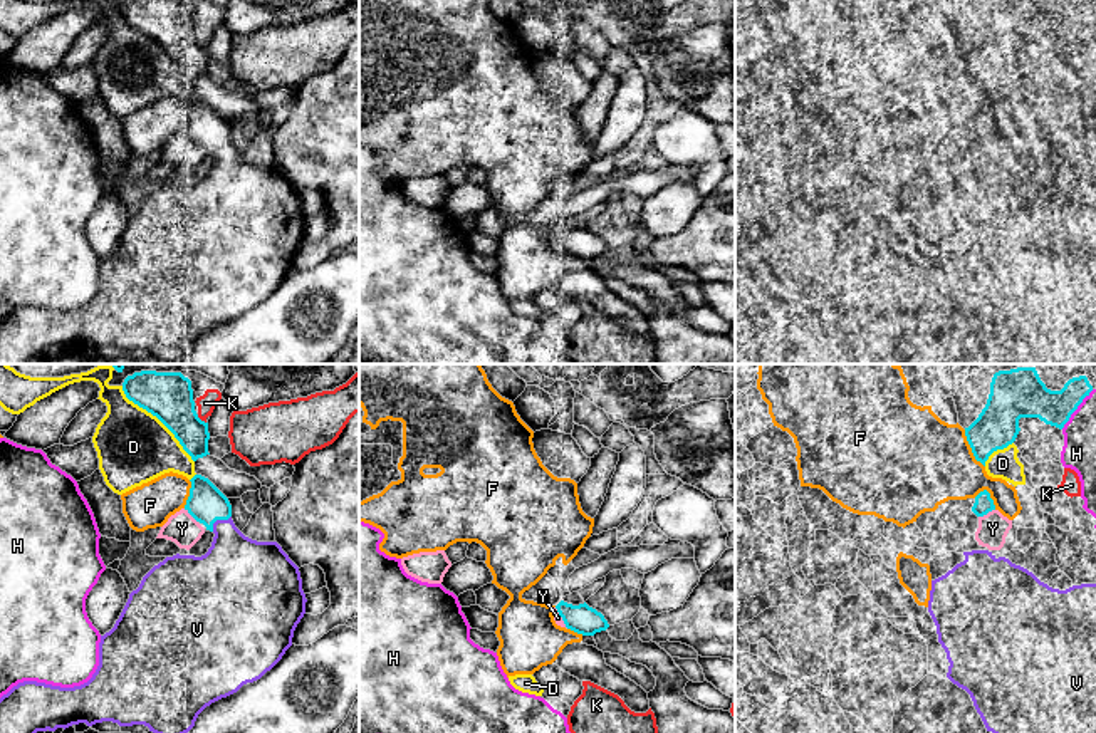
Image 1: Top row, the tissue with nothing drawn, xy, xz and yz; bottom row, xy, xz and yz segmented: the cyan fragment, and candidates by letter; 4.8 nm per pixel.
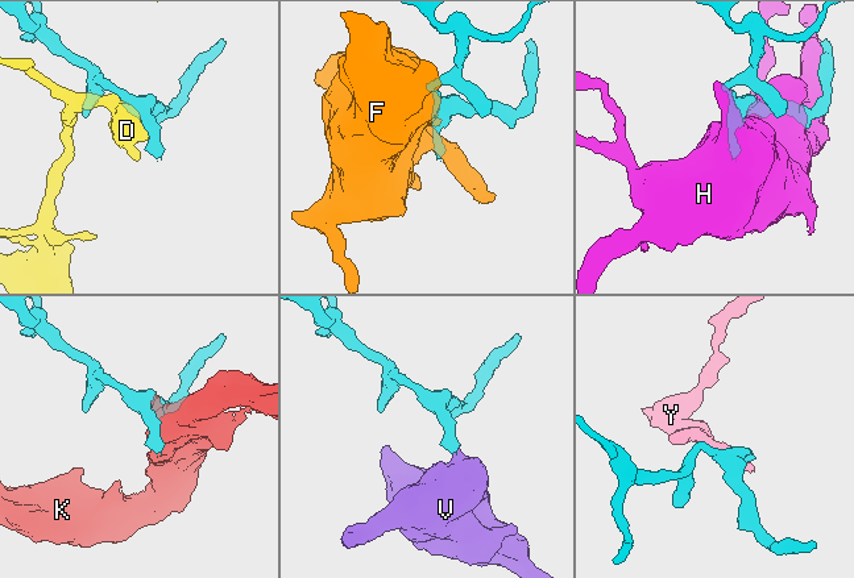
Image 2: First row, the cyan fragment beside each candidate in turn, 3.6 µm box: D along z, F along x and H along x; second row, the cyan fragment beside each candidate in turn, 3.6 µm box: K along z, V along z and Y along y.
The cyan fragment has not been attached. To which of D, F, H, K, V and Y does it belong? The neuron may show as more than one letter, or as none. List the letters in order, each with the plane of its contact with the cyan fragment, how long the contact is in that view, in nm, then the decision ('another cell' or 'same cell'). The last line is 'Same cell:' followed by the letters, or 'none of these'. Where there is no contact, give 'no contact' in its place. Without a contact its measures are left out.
D: meets cyan in xy; contact 500 nm long; another cell
F: meets cyan in yz; contact 200 nm long; another cell
H: meets cyan in yz; contact 240 nm long; another cell
K: meets cyan in xy; contact 60 nm long; another cell
V: meets cyan in xy; contact 120 nm long; same cell
Y: meets cyan in yz; contact 90 nm long; another cell
Same cell: V

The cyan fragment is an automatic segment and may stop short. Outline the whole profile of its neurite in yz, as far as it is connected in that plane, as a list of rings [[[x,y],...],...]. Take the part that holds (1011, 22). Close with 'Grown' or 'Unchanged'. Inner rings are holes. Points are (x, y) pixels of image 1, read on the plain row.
[[[994,0],[990,18],[979,42],[965,52],[967,65],[977,86],[985,91],[989,81],[1012,69],[1020,55],[1020,42],[1039,42],[1059,54],[1069,45],[1086,20],[1093,15],[1086,0],[1069,3],[1061,15],[1051,15],[1039,0]]]. Unchanged

